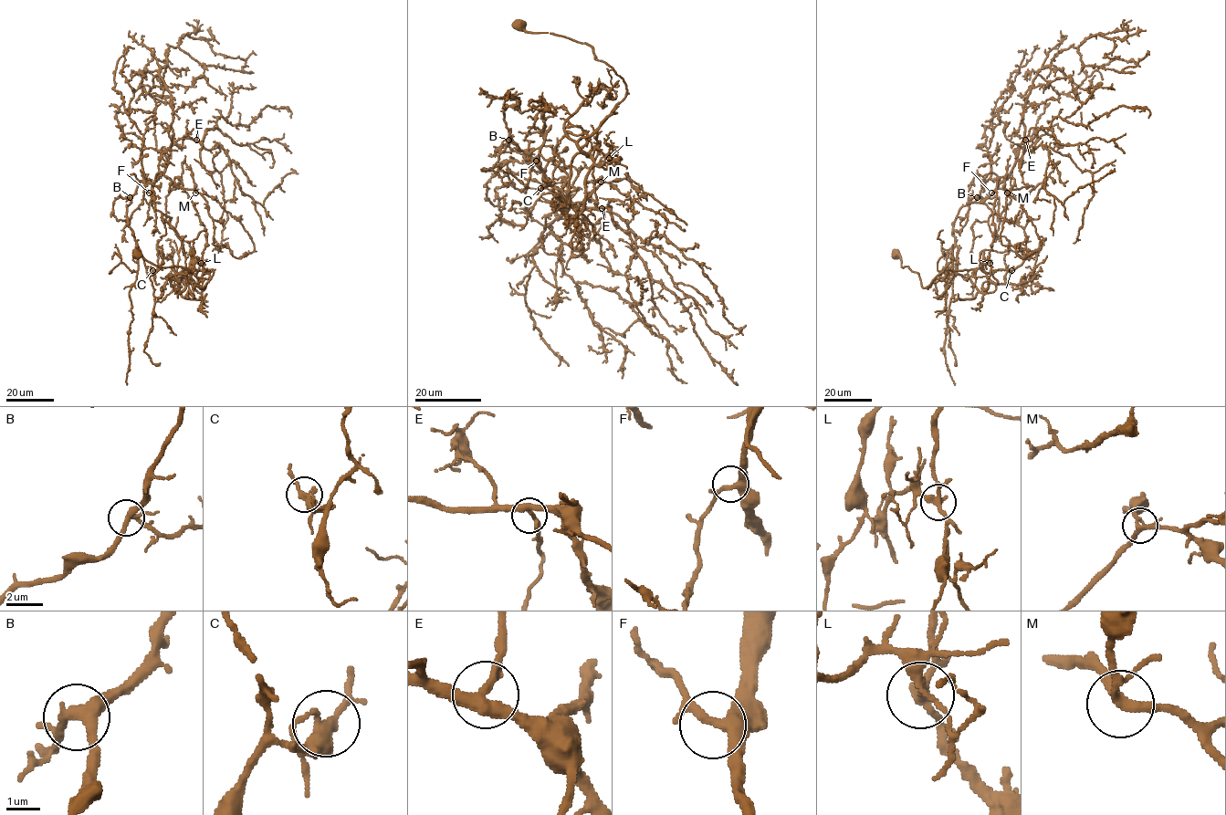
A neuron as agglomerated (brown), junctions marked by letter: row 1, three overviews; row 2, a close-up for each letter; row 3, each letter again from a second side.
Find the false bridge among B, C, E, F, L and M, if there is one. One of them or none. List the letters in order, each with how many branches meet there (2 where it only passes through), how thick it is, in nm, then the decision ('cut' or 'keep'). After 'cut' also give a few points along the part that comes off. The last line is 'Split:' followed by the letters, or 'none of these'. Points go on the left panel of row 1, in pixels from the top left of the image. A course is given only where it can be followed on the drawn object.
B: 4 branches meet; 320 nm thick; keep
C: 4 branches meet; 320 nm thick; keep
E: 4 branches meet; 300 nm thick; keep
F: 4 branches meet; 280 nm thick; keep
L: 4 branches meet; 240 nm thick; cut; foreign part runs (201, 263), (197, 260), (186, 274), (181, 272), (212, 269), (203, 287), (184, 268), (156, 266), (132, 250)
M: 4 branches meet; 240 nm thick; keep
Split: L

